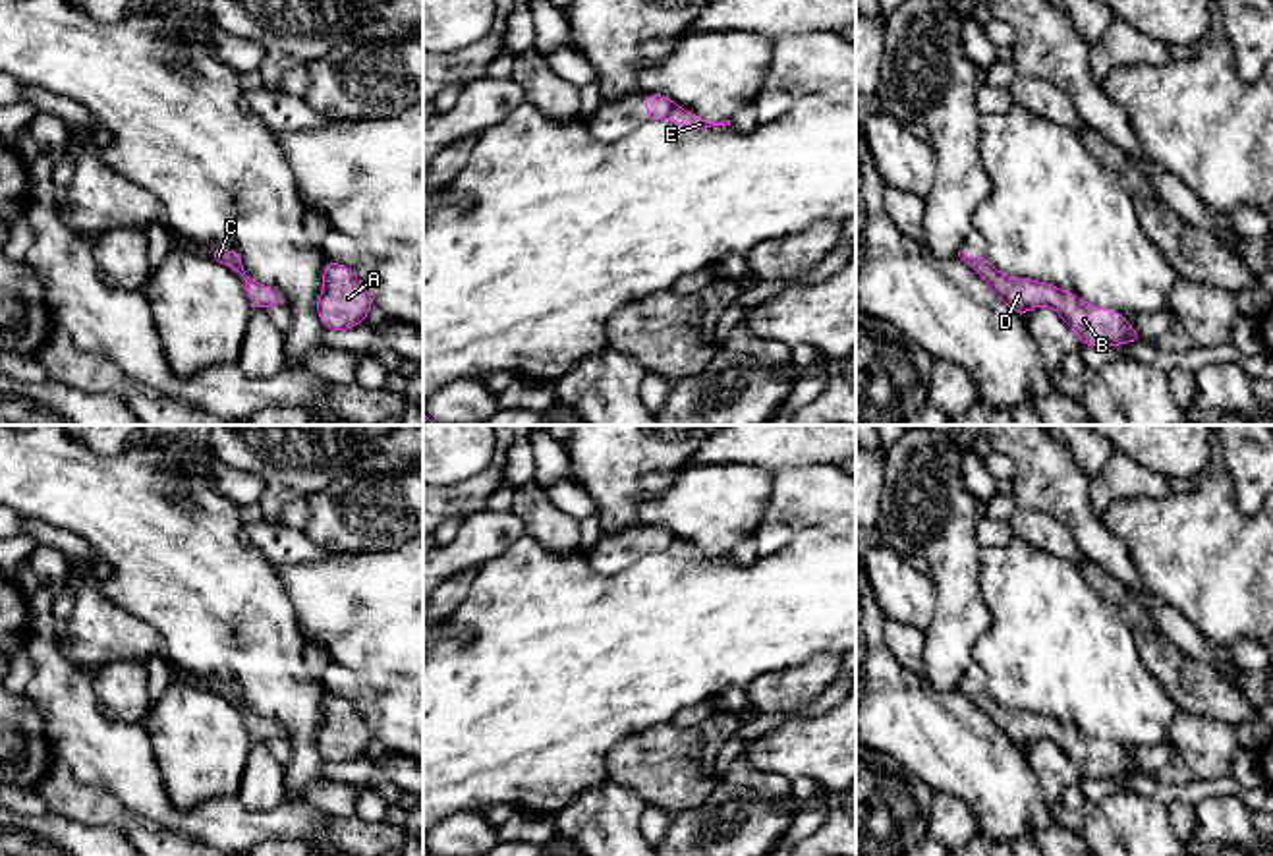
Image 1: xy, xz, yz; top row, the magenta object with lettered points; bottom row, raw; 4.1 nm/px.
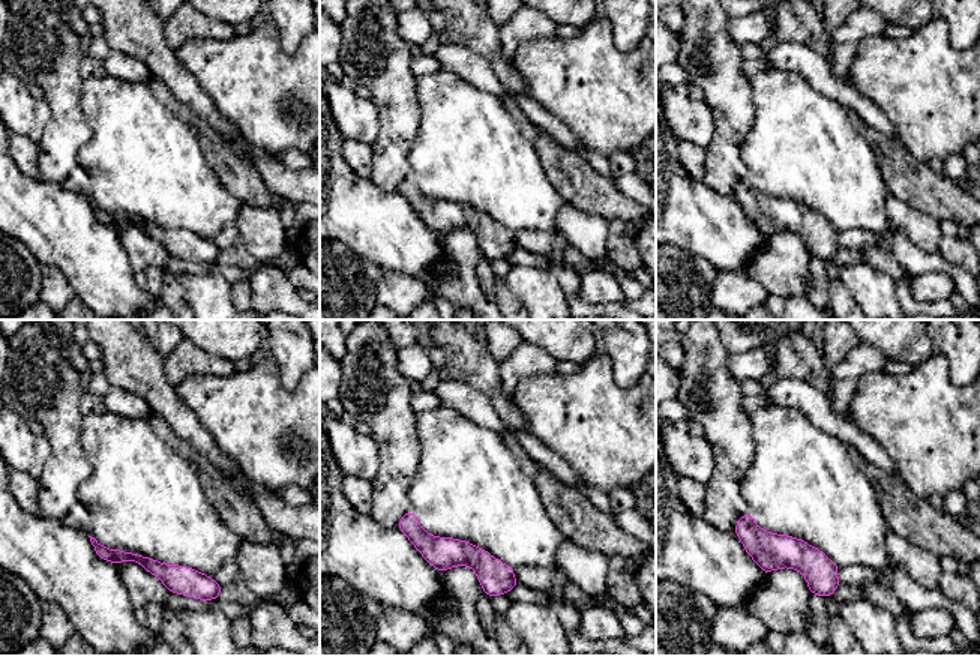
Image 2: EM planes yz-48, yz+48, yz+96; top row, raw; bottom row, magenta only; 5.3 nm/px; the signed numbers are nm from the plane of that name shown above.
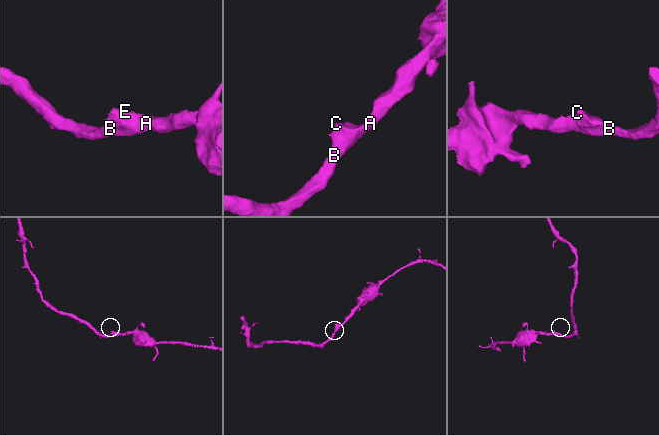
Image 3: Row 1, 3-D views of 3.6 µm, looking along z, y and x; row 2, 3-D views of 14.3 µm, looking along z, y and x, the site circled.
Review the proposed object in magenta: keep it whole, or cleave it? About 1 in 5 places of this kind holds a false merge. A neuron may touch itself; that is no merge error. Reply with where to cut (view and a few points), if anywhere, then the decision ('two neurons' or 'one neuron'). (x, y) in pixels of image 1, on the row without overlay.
cut none; one neuron

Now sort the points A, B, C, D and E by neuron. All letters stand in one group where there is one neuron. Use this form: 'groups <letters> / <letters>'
groups A B C D E

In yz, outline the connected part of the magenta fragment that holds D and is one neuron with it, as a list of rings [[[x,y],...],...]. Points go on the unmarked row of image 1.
[[[958,684],[958,690],[1016,746],[1024,748],[1039,738],[1053,740],[1084,779],[1118,779],[1144,773],[1118,744],[1084,736],[1076,727],[1053,717],[1001,707],[987,688],[968,690]]]

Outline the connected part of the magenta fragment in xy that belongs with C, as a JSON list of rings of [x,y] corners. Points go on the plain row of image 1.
[[[218,680],[218,682],[212,682],[209,686],[209,690],[234,701],[243,711],[245,723],[247,723],[247,728],[249,728],[253,740],[267,742],[270,738],[288,738],[288,734],[284,732],[284,728],[280,725],[253,713],[245,705],[243,696],[238,686],[224,682],[224,680]]]

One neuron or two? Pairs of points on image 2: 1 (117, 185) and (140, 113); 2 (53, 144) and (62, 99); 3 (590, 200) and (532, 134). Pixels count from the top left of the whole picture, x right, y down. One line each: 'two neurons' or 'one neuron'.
1: one neuron
2: one neuron
3: one neuron

